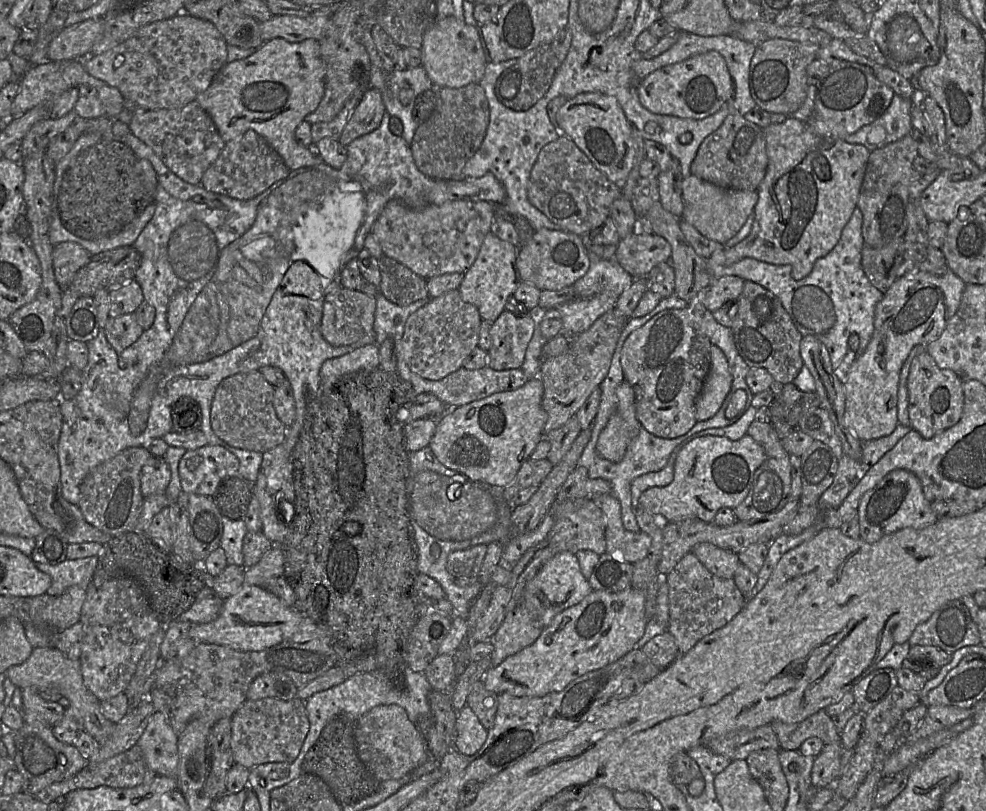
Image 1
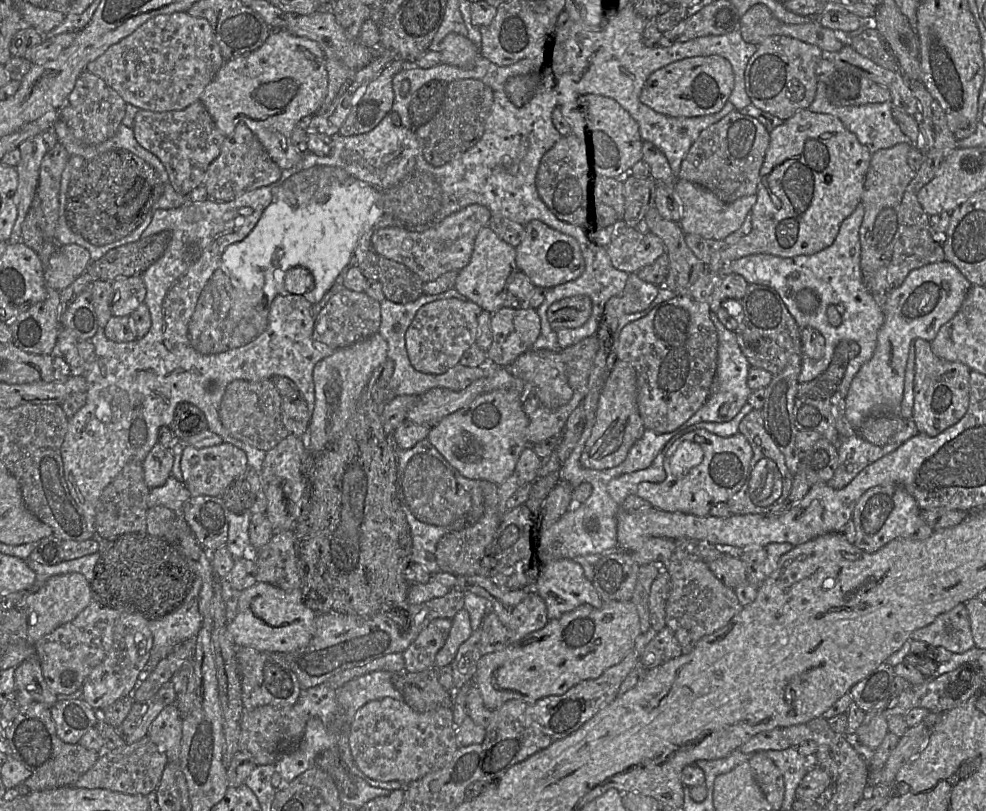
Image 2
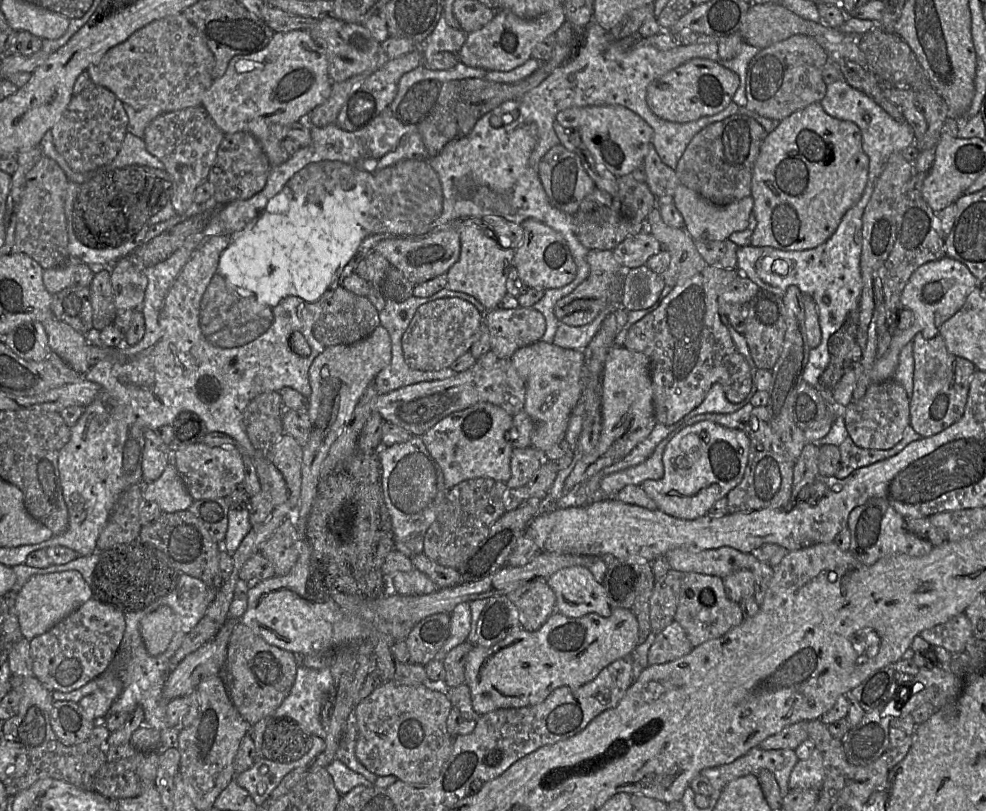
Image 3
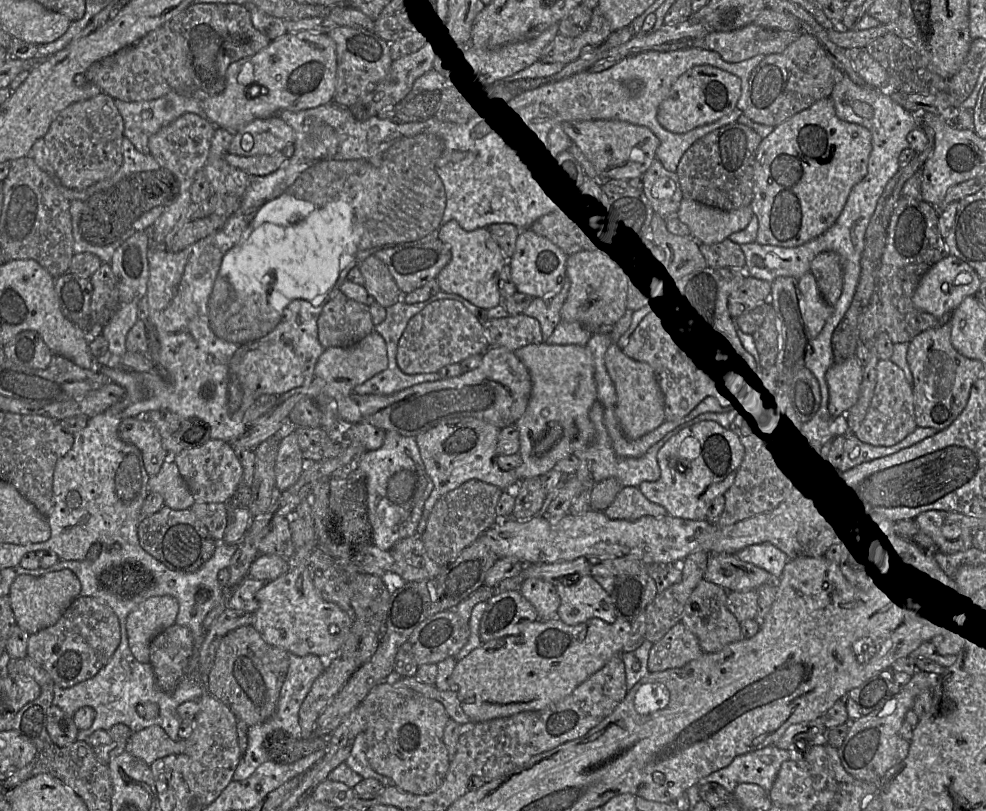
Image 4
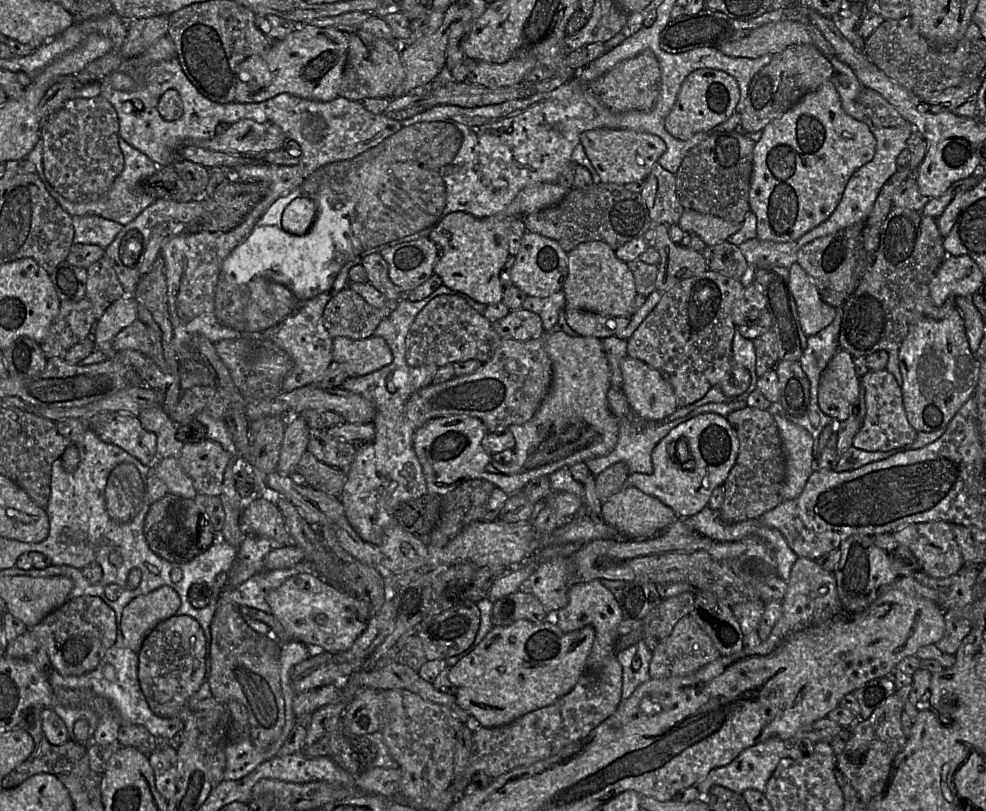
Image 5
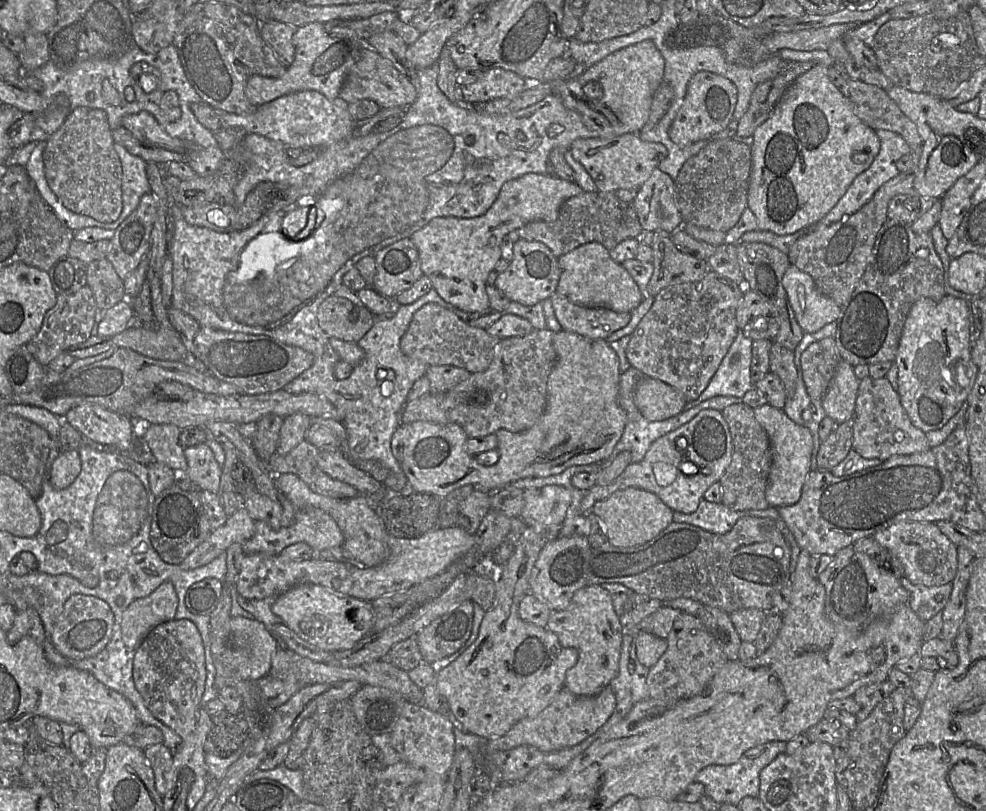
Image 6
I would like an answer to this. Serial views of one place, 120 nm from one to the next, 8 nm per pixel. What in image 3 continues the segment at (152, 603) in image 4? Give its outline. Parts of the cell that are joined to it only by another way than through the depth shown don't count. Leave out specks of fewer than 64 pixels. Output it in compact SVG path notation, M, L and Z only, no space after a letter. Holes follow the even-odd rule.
M166 605L147 614L140 622L140 633L146 650L151 656L166 651L174 634L174 613Z

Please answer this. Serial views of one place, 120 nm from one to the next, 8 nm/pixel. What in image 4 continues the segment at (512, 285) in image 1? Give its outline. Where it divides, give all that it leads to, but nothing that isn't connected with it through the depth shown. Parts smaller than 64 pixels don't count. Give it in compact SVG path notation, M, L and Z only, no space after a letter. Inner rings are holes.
M450 220L440 229L437 238L451 251L450 261L436 277L441 291L458 294L486 310L501 303L499 275L509 258L505 257L489 229L482 227L466 231L456 220Z

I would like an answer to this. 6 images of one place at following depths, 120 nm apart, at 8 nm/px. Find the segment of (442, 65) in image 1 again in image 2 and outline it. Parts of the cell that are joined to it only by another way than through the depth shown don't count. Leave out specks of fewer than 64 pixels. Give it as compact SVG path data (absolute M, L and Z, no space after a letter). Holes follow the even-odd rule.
M456 33L446 35L438 47L440 63L459 68L473 67L478 52L479 49L467 36Z

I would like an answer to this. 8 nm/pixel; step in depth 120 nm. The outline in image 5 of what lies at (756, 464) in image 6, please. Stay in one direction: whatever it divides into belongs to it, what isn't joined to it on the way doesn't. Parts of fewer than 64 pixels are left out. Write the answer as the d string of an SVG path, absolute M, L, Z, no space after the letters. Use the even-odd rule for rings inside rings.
M755 407L733 411L726 419L739 440L739 452L722 485L720 518L726 523L758 519L783 501L781 489L786 475L786 462L779 430L771 412Z

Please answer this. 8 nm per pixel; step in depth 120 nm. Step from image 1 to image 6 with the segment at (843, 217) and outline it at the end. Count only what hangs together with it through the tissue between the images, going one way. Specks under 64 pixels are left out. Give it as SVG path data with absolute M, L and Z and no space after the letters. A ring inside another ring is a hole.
M815 64L808 71L798 76L786 89L769 117L759 125L753 135L751 149L751 171L749 177L749 190L747 208L757 220L758 230L773 232L777 235L789 235L799 230L808 230L816 225L840 200L854 178L869 168L880 149L880 141L876 131L863 123L854 113L852 103L830 81L827 67Z

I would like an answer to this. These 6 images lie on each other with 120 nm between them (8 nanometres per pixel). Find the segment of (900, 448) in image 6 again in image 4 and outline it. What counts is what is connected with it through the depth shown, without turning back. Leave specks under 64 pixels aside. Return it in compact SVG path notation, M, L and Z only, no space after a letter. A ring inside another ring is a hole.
M878 360L876 385L866 413L852 435L862 444L872 447L891 447L901 442L916 429L913 407L912 386L903 371L893 362Z

